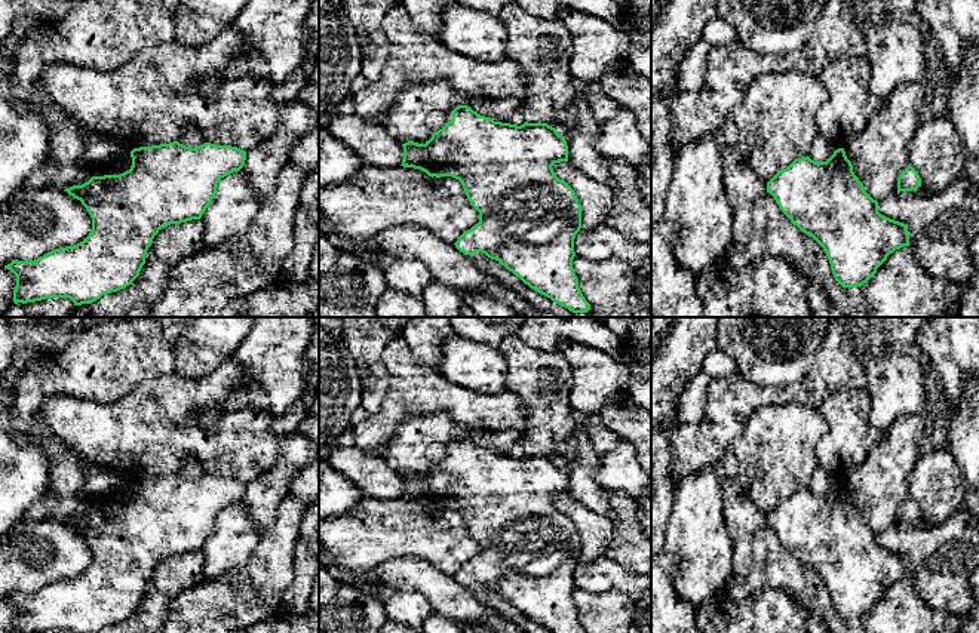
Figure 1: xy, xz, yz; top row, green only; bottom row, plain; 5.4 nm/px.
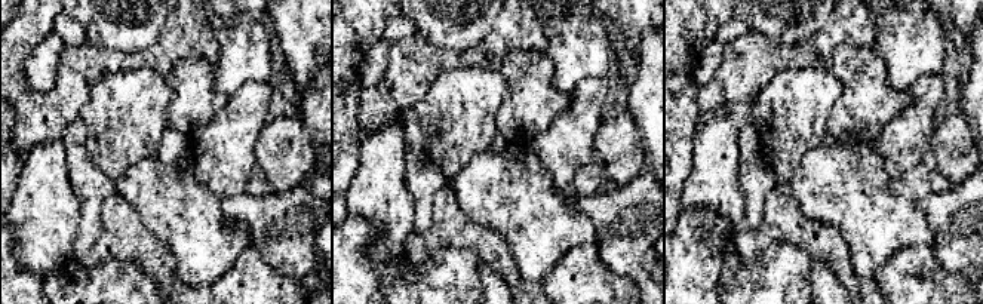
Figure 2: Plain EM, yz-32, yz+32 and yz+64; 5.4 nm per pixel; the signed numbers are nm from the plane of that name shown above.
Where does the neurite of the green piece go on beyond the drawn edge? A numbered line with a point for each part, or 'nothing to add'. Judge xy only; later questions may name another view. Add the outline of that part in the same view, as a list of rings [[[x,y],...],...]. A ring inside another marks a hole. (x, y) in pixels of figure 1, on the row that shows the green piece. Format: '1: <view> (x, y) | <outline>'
1: xy (116, 169) | [[[129,154],[123,162],[108,166],[108,168],[99,166],[99,168],[93,169],[92,173],[93,173],[93,176],[120,175],[120,173],[129,170],[131,166],[132,166],[132,157]]]

